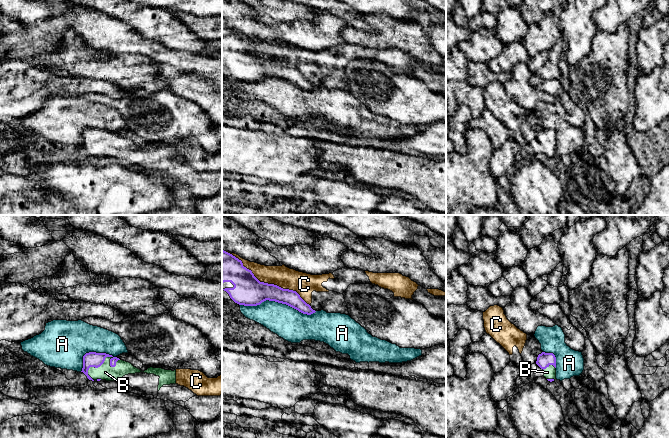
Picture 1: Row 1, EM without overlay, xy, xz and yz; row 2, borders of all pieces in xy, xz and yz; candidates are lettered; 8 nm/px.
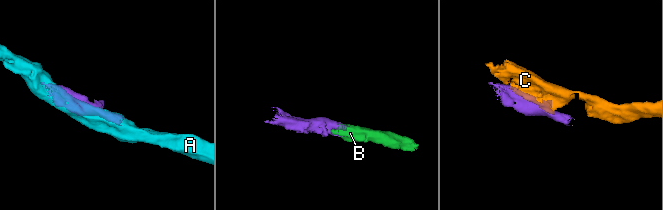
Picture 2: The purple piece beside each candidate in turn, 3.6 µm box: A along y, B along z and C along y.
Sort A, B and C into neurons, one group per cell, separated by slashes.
A / B / C

